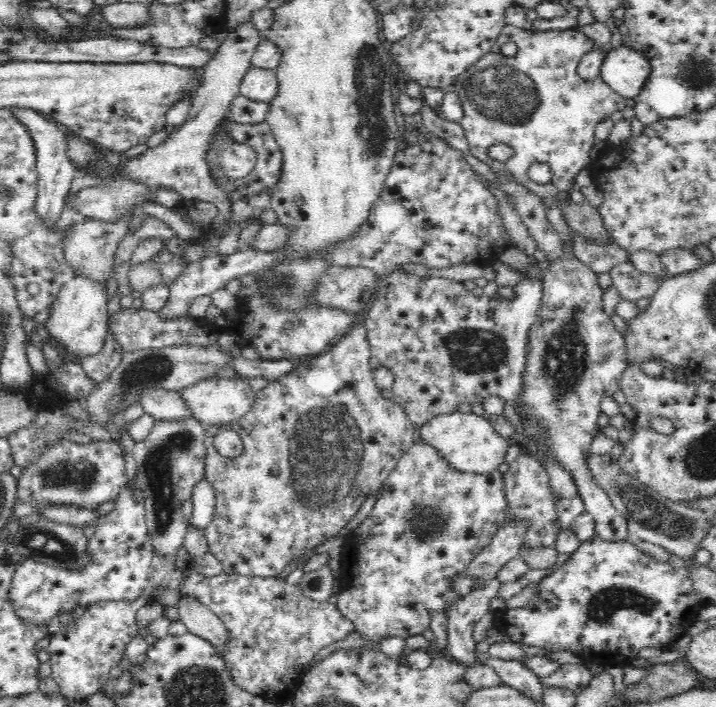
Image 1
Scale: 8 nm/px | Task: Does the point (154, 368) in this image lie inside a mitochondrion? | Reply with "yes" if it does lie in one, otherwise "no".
yes

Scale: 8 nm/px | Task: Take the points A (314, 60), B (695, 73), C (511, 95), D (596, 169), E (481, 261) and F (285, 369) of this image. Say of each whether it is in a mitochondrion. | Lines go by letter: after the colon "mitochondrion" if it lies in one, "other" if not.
A: other
B: mitochondrion
C: mitochondrion
D: other
E: other
F: other

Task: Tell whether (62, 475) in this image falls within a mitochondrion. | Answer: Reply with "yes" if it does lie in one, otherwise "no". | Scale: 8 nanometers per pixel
yes

